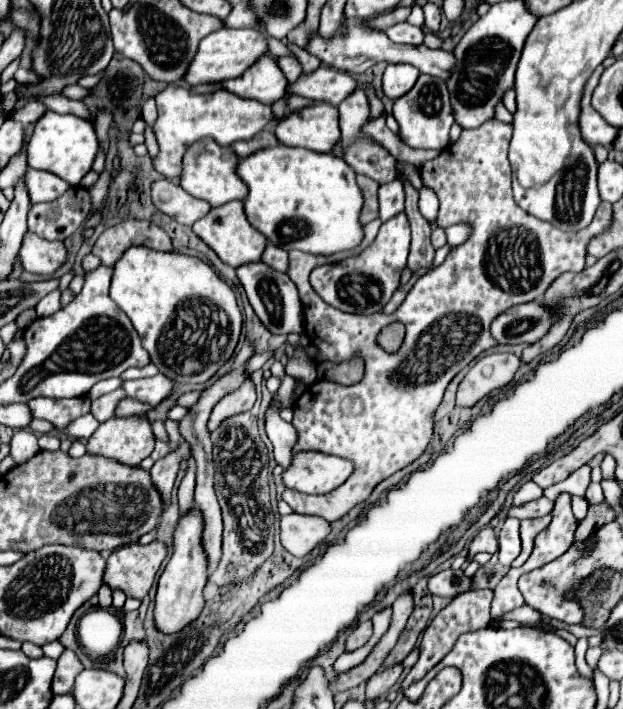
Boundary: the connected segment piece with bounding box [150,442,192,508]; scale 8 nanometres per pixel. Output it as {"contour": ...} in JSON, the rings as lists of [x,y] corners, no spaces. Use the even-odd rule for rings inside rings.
{"contour":[[[184,442],[180,446],[176,446],[172,452],[168,452],[164,458],[156,460],[156,464],[152,466],[150,474],[152,474],[152,482],[156,484],[156,488],[160,488],[160,494],[164,496],[164,508],[168,508],[170,504],[170,492],[176,480],[176,474],[180,470],[180,462],[188,460],[192,456],[190,444]]]}

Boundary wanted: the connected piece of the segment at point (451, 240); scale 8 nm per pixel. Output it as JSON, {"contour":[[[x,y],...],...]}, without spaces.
{"contour":[[[464,222],[446,228],[448,246],[450,246],[450,248],[456,248],[456,246],[464,244],[464,242],[470,238],[470,234],[472,234],[472,228],[470,228],[470,224],[464,224]]]}

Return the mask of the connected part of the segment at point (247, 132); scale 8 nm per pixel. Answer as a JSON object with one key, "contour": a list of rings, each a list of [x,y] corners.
{"contour":[[[168,86],[156,94],[158,118],[154,122],[154,136],[158,142],[158,156],[152,160],[154,168],[166,178],[180,176],[180,160],[184,148],[200,138],[212,136],[220,146],[230,146],[236,140],[256,136],[268,122],[272,122],[272,108],[258,100],[244,100],[224,88],[212,94],[196,94],[184,86]]]}

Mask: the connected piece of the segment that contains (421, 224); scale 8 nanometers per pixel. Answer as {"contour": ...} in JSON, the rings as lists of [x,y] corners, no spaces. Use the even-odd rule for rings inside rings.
{"contour":[[[406,182],[406,216],[410,220],[412,228],[412,244],[410,244],[410,256],[408,256],[408,268],[416,272],[418,268],[430,266],[434,258],[434,248],[430,244],[430,224],[428,220],[418,212],[418,192]]]}

